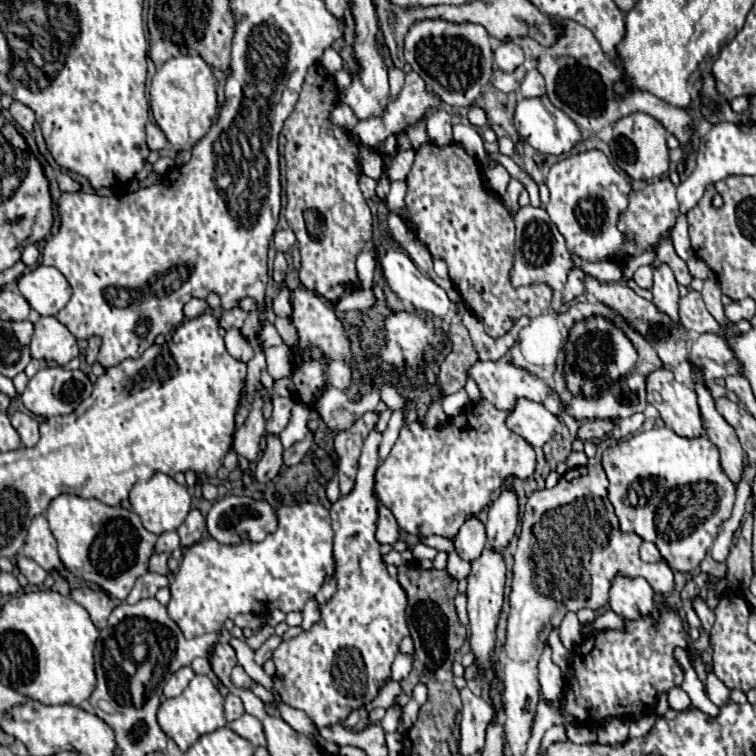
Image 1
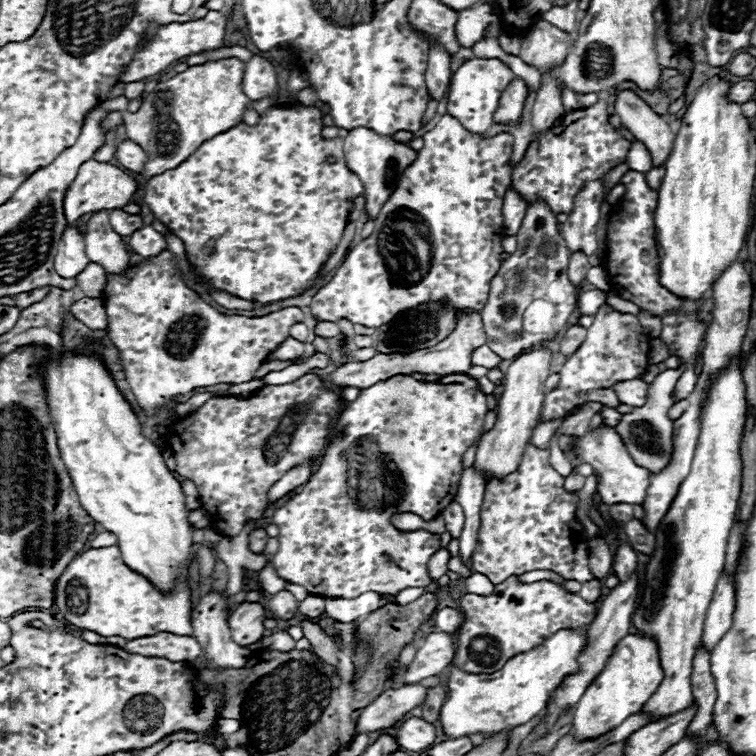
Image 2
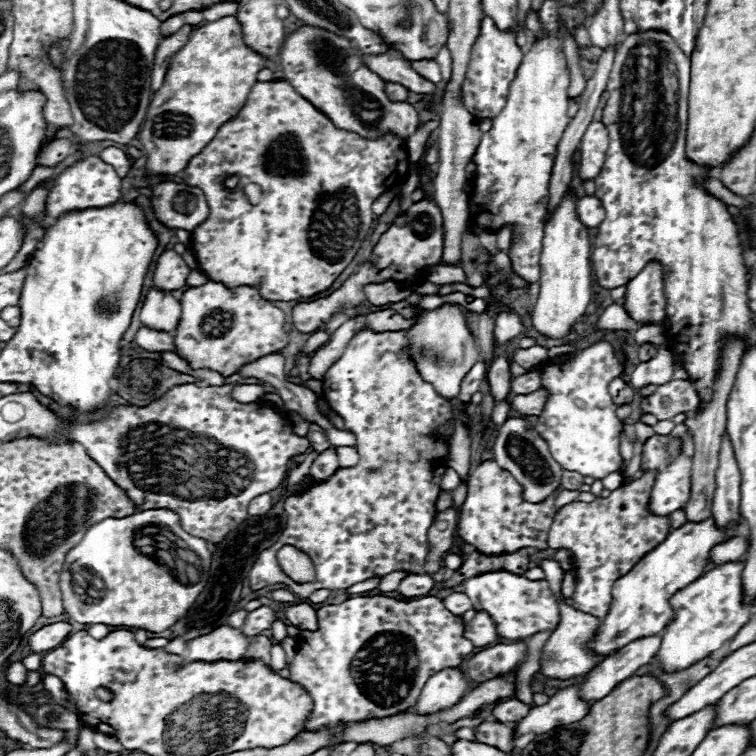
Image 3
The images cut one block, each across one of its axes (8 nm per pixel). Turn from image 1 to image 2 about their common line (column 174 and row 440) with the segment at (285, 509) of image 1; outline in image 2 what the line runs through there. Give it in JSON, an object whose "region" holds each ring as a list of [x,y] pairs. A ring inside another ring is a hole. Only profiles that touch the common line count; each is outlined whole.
{"region":[[[590,428],[586,430],[584,436],[576,438],[570,450],[586,464],[594,468],[594,476],[598,478],[598,496],[604,504],[642,504],[646,498],[646,490],[650,486],[650,472],[642,466],[638,466],[630,452],[626,450],[620,434],[610,428]]]}

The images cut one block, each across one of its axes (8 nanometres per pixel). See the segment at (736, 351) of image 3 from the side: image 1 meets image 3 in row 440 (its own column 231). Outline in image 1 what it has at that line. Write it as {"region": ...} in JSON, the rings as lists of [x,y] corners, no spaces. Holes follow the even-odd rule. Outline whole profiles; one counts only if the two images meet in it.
{"region":[[[228,694],[226,696],[226,704],[224,704],[224,710],[226,710],[226,720],[232,722],[236,718],[240,718],[244,714],[244,706],[242,706],[242,700],[234,694]]]}

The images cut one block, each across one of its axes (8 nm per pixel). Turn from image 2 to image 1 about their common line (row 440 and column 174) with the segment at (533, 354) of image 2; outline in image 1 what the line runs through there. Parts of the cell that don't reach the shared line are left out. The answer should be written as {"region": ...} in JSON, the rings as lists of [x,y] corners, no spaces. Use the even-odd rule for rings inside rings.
{"region":[[[154,472],[146,482],[138,482],[130,490],[130,506],[142,518],[142,524],[152,534],[162,534],[166,530],[176,530],[190,512],[190,494],[186,486],[180,486],[172,476]]]}

